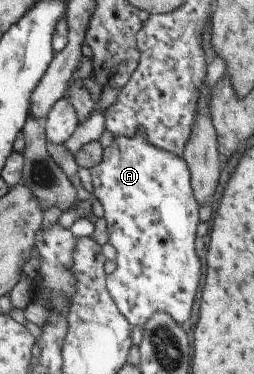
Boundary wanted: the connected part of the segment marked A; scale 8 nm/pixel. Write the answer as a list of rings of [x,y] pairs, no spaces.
[[[138,132],[136,136],[116,136],[110,145],[103,149],[101,160],[98,165],[89,169],[90,181],[92,184],[91,196],[96,201],[100,202],[103,207],[103,218],[105,219],[105,226],[107,229],[108,239],[107,243],[112,245],[116,250],[116,269],[110,273],[106,280],[106,289],[112,295],[113,300],[117,304],[120,312],[129,320],[130,325],[135,325],[140,328],[143,327],[146,320],[153,315],[154,312],[166,312],[170,315],[178,325],[182,325],[186,319],[189,319],[190,307],[194,303],[196,291],[198,291],[198,281],[200,281],[200,261],[196,256],[194,250],[194,232],[196,225],[198,225],[198,207],[199,203],[194,199],[192,188],[189,182],[189,169],[182,157],[167,152],[166,150],[155,148],[152,144],[147,142],[142,132]]]

